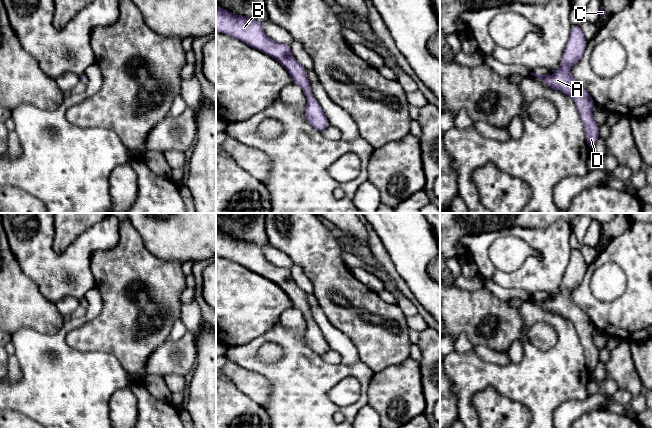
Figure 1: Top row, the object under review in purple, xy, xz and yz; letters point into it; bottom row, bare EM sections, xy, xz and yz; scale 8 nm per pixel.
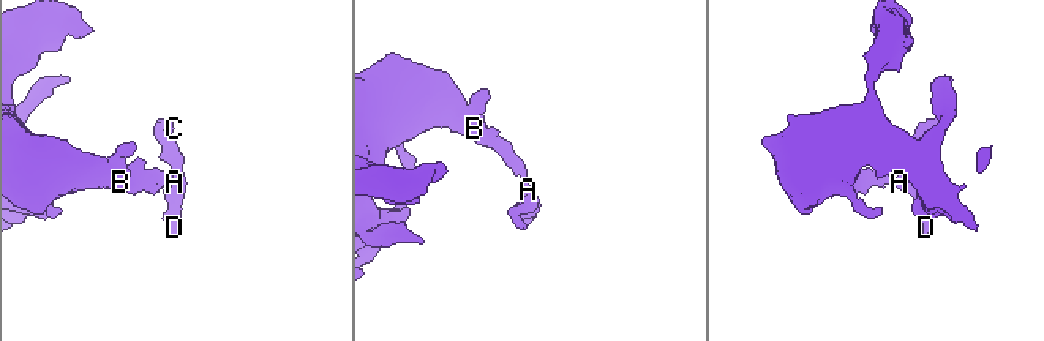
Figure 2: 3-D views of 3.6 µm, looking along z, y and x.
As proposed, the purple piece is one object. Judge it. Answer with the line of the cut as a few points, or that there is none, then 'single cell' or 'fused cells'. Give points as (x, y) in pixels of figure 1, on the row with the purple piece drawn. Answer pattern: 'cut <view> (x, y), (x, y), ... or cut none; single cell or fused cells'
cut none; single cell

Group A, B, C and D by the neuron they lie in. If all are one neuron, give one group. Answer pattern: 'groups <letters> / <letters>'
groups A B C D

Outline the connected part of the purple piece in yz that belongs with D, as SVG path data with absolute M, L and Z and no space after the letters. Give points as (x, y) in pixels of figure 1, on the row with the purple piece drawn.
M572 26L558 70L550 76L535 74L534 72L530 75L537 77L540 81L545 81L549 87L563 92L574 100L584 125L586 143L592 149L600 137L599 125L592 115L595 102L587 90L570 74L573 65L583 56L586 44L587 40L581 26Z

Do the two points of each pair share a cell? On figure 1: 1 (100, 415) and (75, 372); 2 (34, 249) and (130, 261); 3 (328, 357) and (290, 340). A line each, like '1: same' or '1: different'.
1: same
2: different
3: different

